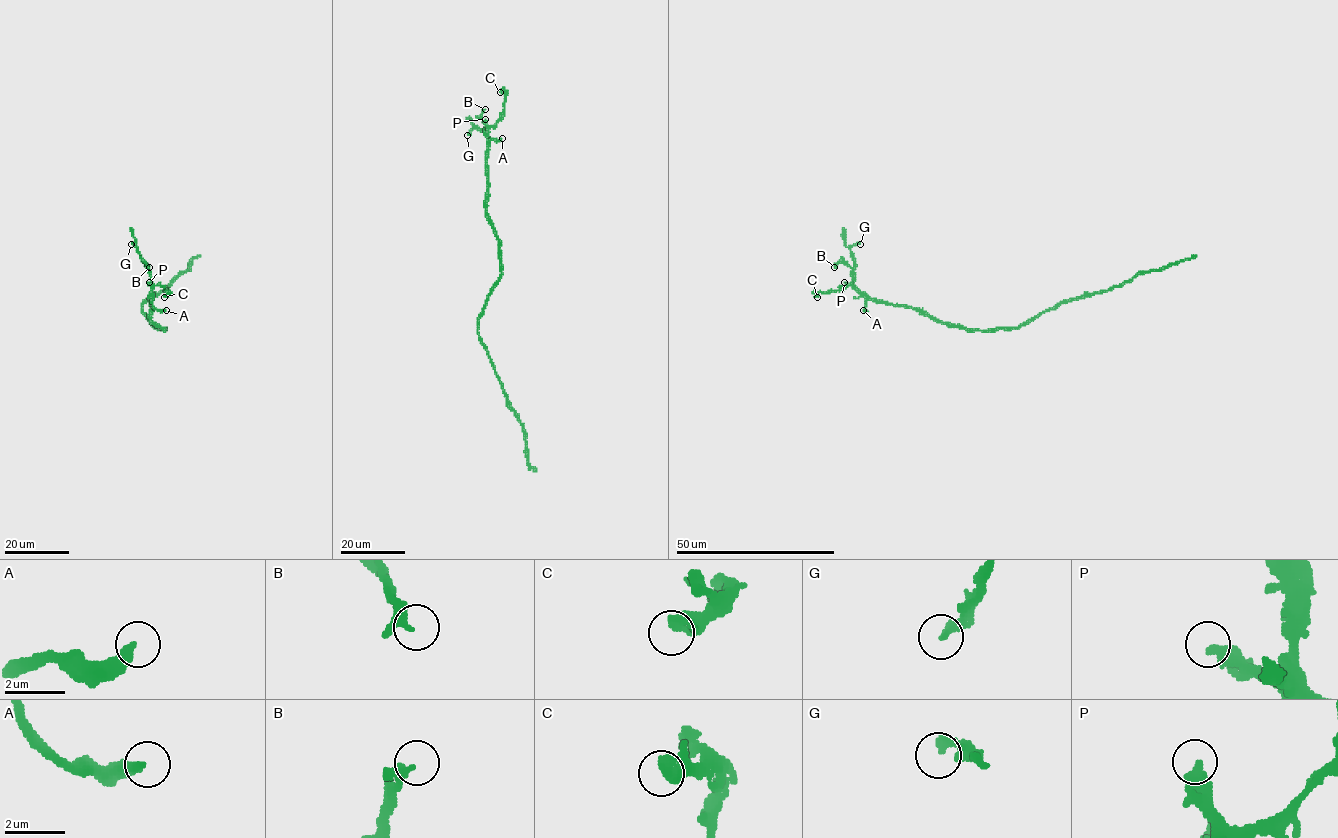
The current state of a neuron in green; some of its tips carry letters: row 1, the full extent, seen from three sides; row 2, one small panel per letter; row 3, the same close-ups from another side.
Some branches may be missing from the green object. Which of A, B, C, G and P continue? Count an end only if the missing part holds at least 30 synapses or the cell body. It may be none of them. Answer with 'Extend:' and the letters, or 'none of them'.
Extend: A, P

